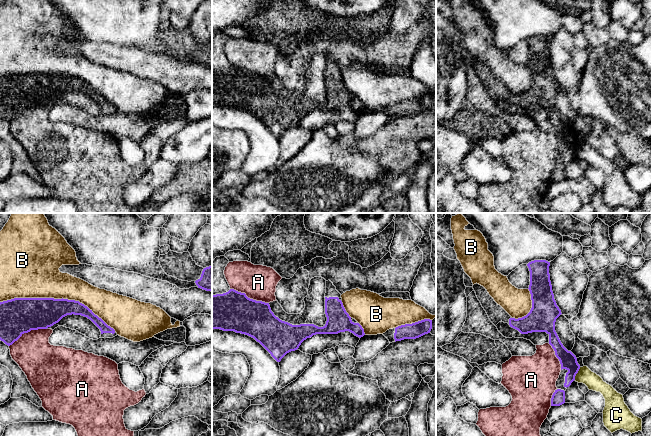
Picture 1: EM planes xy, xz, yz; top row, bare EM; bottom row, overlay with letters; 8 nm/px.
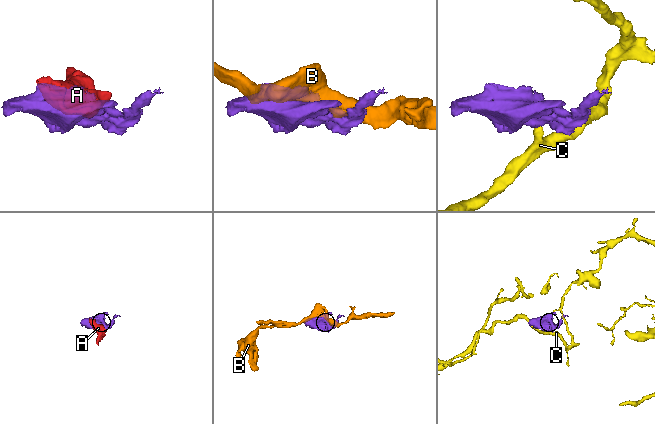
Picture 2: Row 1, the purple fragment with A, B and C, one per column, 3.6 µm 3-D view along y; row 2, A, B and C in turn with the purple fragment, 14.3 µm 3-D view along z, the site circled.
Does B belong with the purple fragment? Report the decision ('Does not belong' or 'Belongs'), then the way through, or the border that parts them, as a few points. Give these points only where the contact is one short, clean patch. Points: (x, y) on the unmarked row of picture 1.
Does not belong

